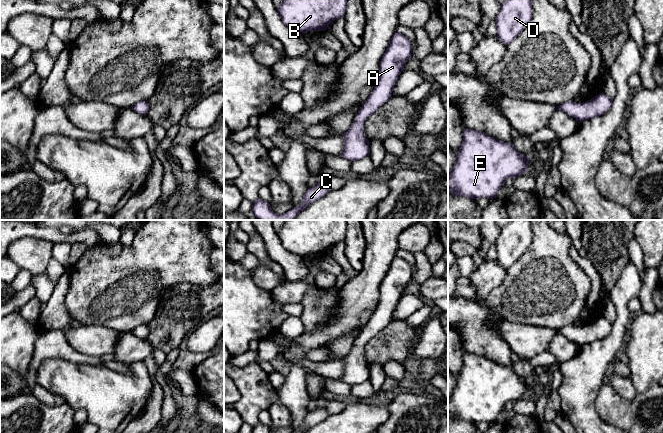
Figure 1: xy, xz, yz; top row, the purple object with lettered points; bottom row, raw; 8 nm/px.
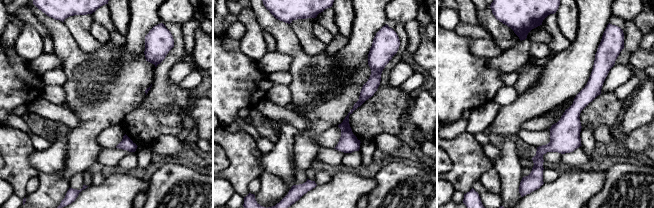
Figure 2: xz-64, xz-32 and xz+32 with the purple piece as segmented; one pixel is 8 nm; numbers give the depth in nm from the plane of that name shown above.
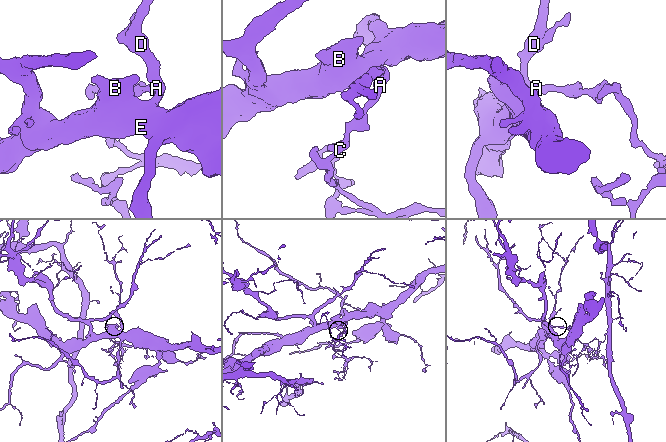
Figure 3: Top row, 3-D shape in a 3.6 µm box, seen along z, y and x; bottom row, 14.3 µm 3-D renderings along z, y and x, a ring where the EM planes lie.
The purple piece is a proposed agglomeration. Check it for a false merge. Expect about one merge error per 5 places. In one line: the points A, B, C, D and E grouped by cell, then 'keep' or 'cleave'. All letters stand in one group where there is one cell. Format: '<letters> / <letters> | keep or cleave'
A B C D E | keep

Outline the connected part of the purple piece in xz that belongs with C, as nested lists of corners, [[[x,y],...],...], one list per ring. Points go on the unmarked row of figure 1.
[[[325,401],[325,405],[322,407],[319,407],[312,411],[308,412],[306,417],[304,418],[304,422],[302,425],[302,428],[300,430],[293,431],[292,433],[305,433],[315,425],[319,424],[320,422],[324,421],[328,416],[328,411],[327,411],[327,405],[328,401]]]

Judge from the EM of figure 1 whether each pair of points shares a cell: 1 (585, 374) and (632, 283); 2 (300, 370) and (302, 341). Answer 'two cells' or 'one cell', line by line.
1: one cell
2: two cells

